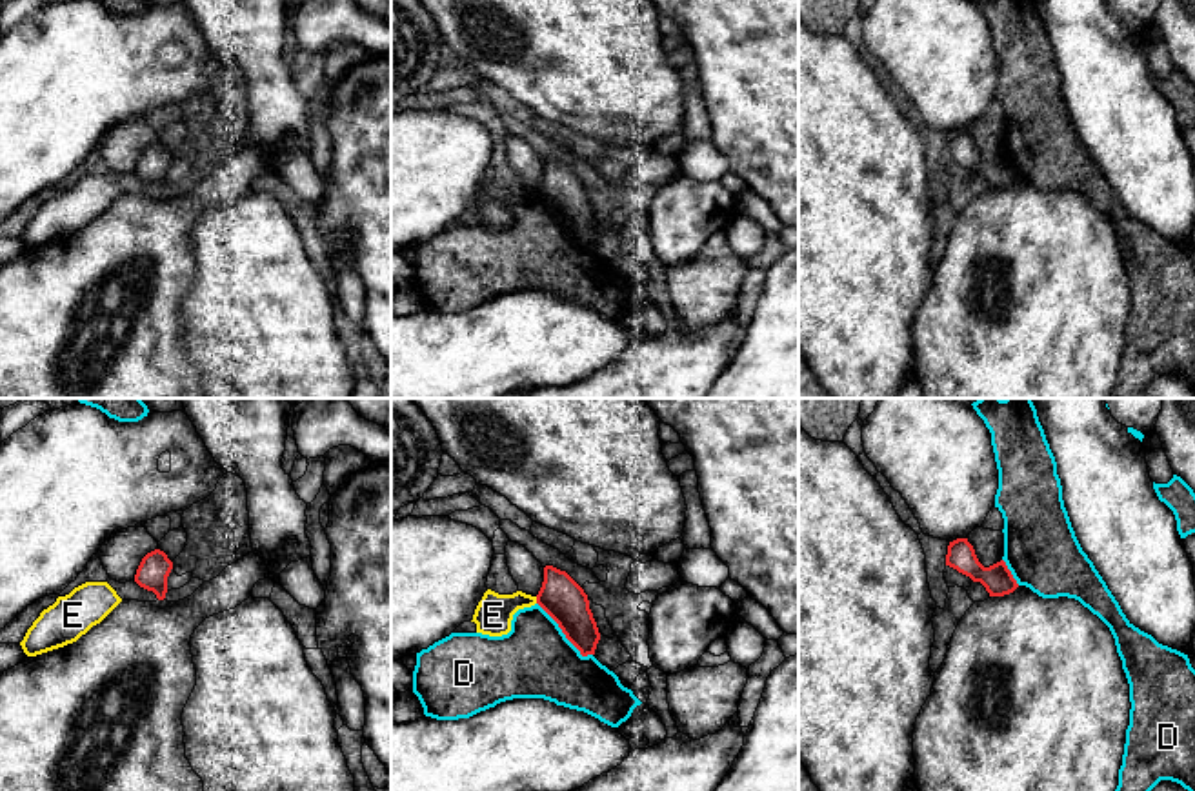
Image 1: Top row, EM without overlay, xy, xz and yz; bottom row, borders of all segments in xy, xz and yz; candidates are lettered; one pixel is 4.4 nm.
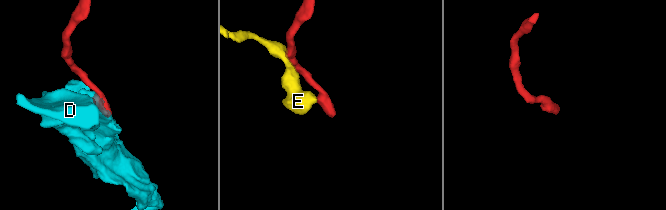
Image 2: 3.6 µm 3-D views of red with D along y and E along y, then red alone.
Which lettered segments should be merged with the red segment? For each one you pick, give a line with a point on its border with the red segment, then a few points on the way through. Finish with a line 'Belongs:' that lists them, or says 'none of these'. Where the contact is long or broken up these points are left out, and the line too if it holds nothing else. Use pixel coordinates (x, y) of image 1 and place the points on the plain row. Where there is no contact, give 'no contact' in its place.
Belongs: none of these

